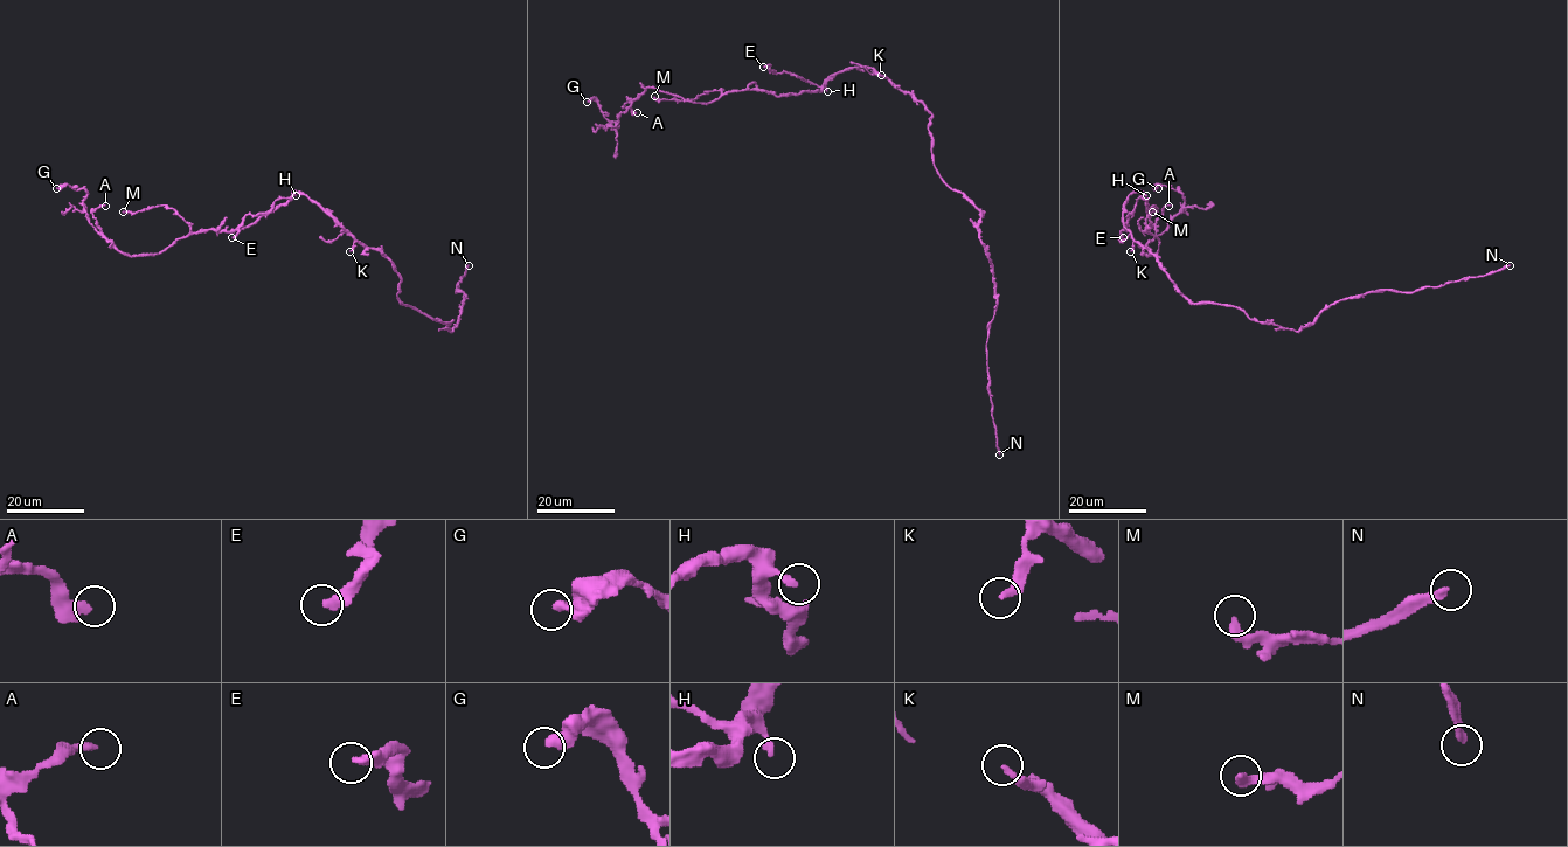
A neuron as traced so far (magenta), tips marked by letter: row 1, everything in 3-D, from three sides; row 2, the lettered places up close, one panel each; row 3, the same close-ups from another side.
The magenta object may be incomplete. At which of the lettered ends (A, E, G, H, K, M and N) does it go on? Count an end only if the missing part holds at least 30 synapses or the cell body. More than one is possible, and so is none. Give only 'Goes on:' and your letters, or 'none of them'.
Goes on: N

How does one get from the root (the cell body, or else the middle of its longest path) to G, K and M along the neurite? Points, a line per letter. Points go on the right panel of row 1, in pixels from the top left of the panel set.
G: (1147, 249), (1123, 206), (1146, 200), (1156, 254), (1143, 248), (1184, 202), (1158, 188)
K: (1147, 249), (1135, 242), (1130, 251)
M: (1147, 249), (1124, 226), (1123, 206), (1140, 194), (1147, 233), (1152, 212)

